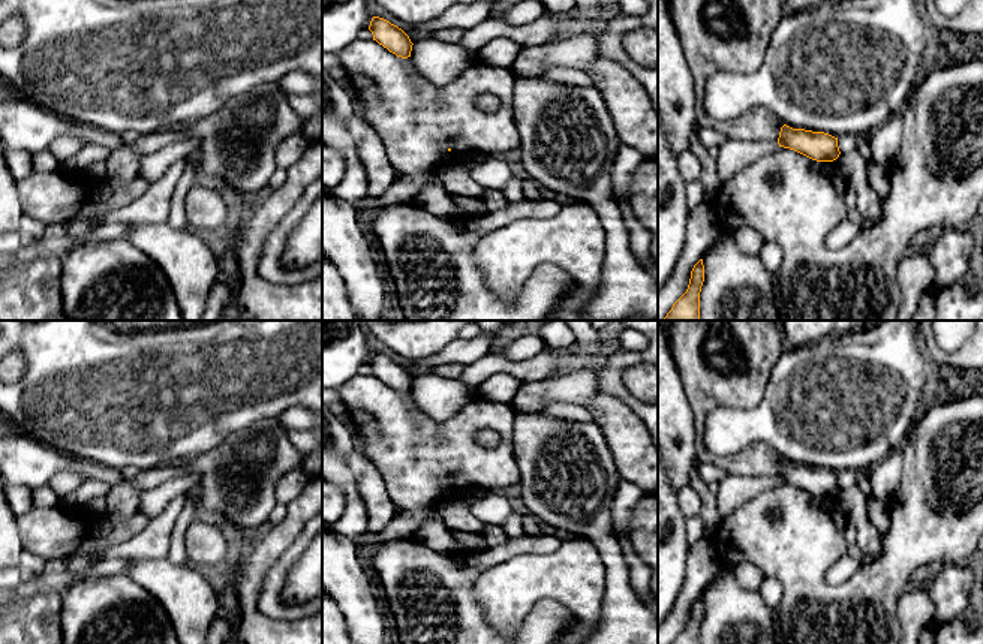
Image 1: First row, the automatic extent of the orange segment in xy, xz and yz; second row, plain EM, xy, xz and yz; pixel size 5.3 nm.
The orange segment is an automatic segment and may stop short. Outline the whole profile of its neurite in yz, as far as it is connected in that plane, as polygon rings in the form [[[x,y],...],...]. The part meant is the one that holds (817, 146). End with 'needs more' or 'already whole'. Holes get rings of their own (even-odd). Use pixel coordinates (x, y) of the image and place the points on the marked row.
[[[787,124],[781,127],[778,144],[817,162],[833,162],[841,154],[838,138],[824,132],[793,129]]] | already whole

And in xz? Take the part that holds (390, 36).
[[[373,16],[369,30],[373,34],[373,40],[387,48],[390,52],[402,58],[411,57],[414,43],[411,42],[409,36],[397,25],[384,18]]] | already whole

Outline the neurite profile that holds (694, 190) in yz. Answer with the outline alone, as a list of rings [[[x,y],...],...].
[[[700,180],[686,183],[685,186],[686,201],[689,210],[706,207],[704,204],[704,187]]]

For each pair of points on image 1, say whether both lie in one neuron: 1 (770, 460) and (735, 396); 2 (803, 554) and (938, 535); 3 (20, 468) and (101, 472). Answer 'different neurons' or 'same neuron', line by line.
1: same neuron
2: same neuron
3: same neuron

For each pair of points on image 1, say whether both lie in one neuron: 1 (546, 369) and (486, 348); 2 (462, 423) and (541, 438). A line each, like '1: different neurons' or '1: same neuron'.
1: different neurons
2: different neurons

